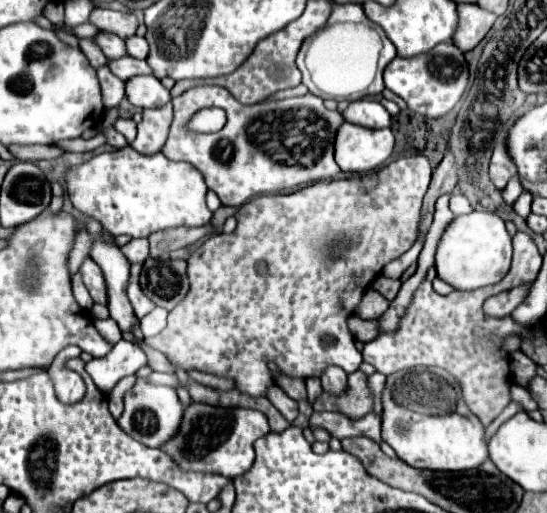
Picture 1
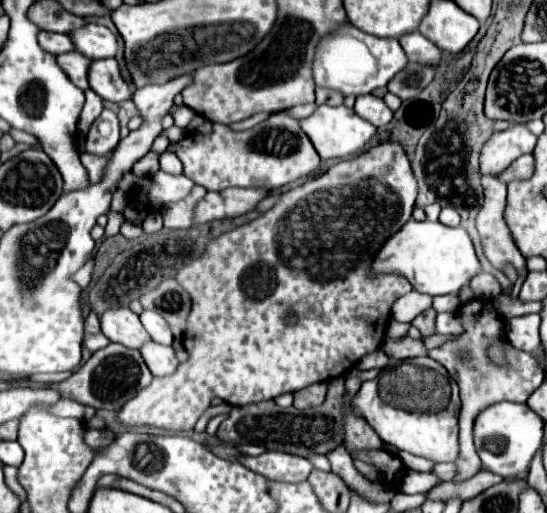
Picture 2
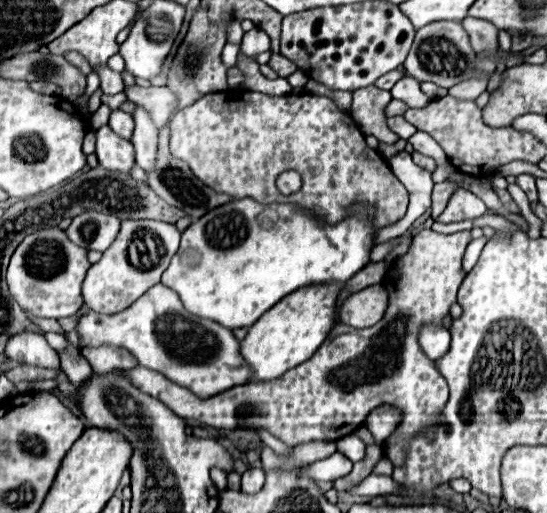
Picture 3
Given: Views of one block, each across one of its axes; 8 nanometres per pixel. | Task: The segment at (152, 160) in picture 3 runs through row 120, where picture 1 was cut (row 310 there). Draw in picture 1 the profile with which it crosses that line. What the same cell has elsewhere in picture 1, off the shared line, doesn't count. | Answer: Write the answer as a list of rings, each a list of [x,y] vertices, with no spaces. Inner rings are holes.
[[[130,282],[130,286],[128,286],[128,298],[130,298],[130,304],[132,304],[132,308],[134,308],[134,312],[136,312],[138,318],[144,318],[148,312],[154,310],[154,304],[142,294],[138,282]]]

